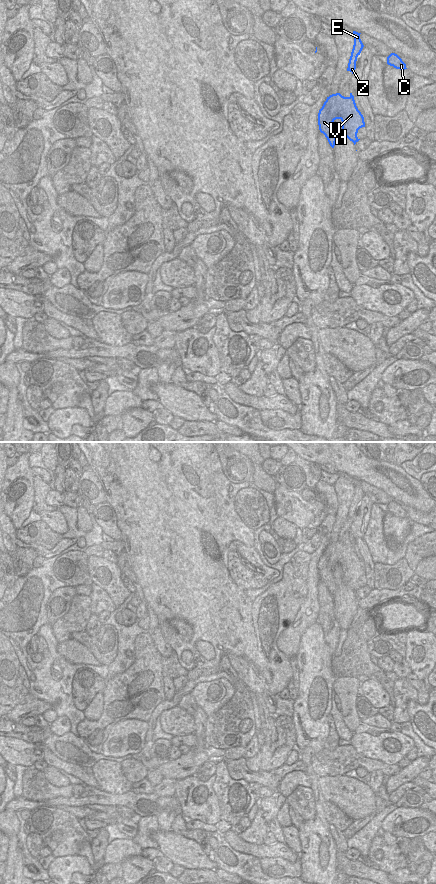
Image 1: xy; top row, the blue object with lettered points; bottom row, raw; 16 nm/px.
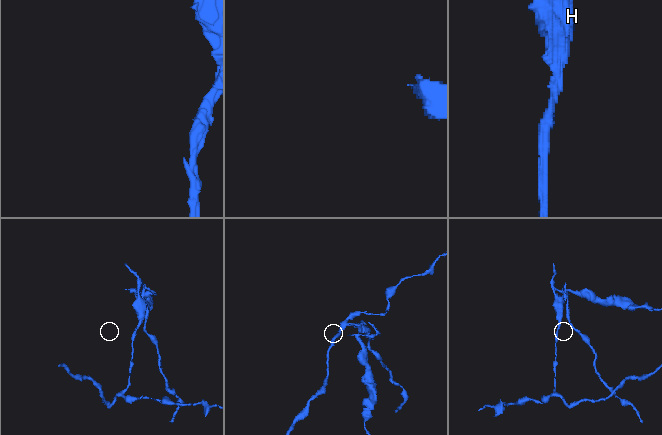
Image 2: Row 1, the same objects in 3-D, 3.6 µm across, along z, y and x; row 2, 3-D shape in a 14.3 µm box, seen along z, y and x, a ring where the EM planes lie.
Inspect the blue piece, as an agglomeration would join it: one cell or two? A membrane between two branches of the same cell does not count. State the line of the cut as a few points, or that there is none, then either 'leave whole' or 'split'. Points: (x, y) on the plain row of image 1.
cut xy (345, 545), (353, 546); split

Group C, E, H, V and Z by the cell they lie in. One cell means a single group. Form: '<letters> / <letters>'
C E Z / H V

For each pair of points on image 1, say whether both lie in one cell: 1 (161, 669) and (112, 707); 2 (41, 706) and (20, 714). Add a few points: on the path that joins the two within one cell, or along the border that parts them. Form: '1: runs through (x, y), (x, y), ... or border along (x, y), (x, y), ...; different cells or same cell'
1: runs through (146, 675), (138, 683), (126, 683), (124, 692); same cell
2: runs through (36, 707), (27, 707), (25, 709); same cell

